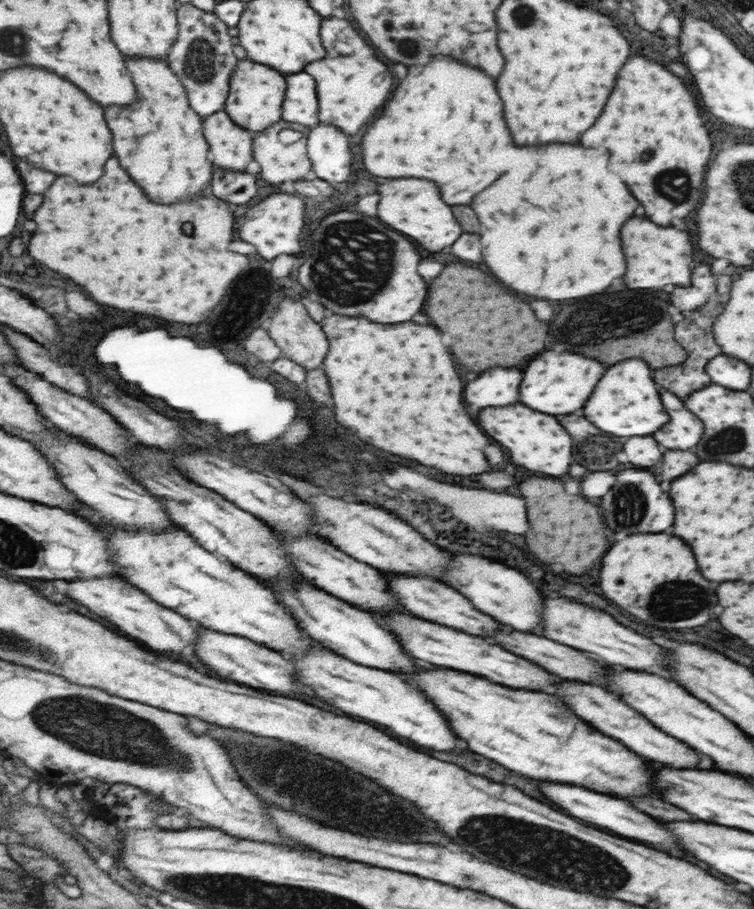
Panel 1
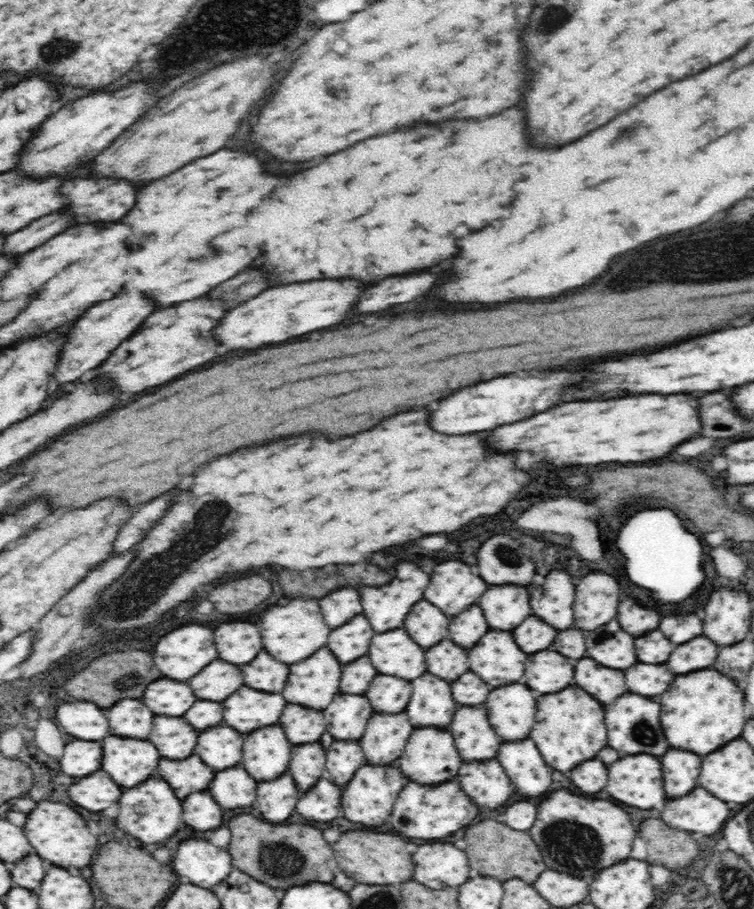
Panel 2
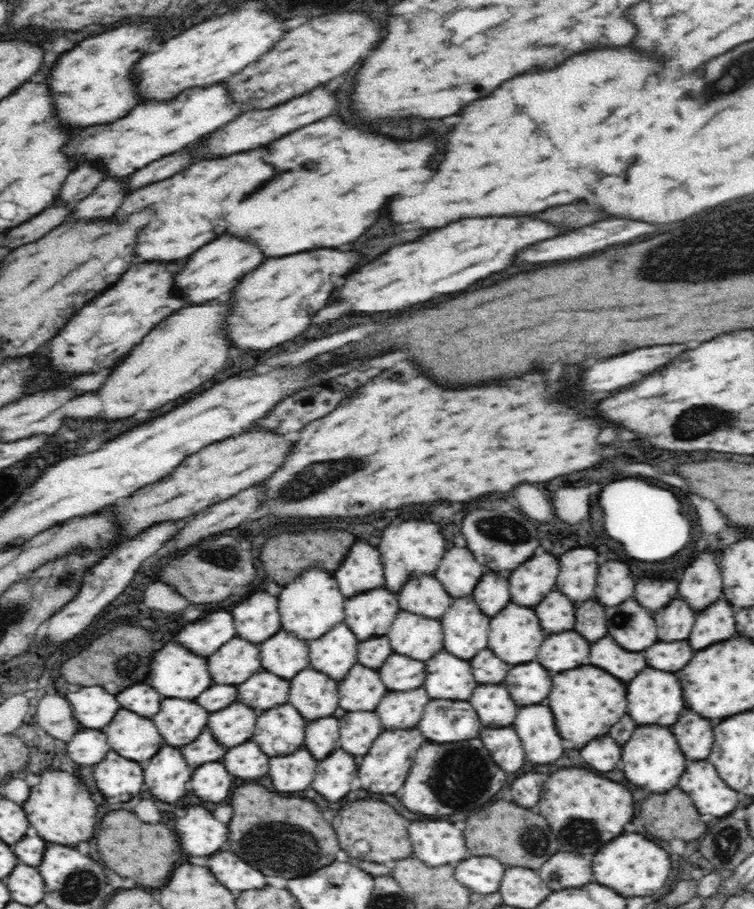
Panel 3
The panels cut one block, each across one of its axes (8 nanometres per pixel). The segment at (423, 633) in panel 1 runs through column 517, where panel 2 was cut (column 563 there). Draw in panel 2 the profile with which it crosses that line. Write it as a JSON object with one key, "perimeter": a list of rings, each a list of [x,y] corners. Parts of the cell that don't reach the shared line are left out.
{"perimeter":[[[544,650],[528,656],[528,668],[524,670],[524,684],[528,684],[528,688],[536,692],[552,694],[568,688],[572,676],[574,666],[570,664],[568,658],[564,658],[558,652]]]}

